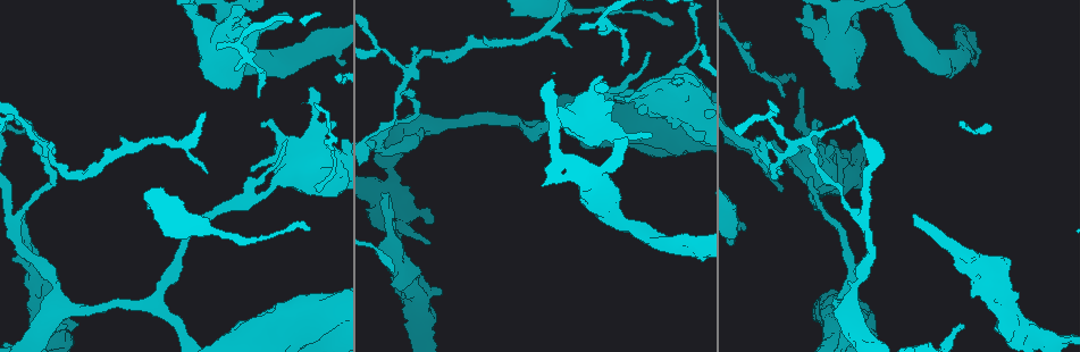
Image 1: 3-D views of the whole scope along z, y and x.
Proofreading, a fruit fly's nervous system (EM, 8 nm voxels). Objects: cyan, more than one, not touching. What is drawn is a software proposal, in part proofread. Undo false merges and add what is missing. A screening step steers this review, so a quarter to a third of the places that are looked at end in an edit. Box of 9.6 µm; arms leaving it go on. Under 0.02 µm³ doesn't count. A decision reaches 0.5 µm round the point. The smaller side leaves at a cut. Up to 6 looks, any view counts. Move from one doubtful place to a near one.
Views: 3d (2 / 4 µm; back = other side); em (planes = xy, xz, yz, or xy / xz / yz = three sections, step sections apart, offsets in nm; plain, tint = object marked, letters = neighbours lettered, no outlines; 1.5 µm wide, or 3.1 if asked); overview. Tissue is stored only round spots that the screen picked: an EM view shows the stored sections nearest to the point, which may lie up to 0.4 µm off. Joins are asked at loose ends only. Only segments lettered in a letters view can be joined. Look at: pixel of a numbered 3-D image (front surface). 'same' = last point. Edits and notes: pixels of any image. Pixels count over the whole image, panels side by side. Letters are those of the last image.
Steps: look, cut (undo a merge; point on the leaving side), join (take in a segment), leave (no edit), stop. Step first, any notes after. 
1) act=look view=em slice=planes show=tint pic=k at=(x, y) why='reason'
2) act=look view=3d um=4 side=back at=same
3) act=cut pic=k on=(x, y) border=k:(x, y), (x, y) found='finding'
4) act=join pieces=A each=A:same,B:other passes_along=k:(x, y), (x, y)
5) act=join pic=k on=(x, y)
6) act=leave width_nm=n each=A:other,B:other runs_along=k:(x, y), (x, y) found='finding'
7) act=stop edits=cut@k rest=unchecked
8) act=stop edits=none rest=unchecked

act=look view=em slice=planes show=tint pic=1 at=(744, 227) why='thin end'

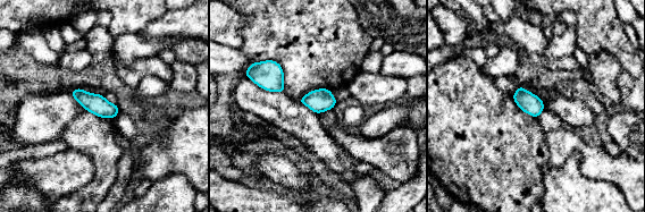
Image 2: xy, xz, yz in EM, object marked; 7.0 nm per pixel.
act=look view=em slice=planes show=letters at=same why='see the neighbours'

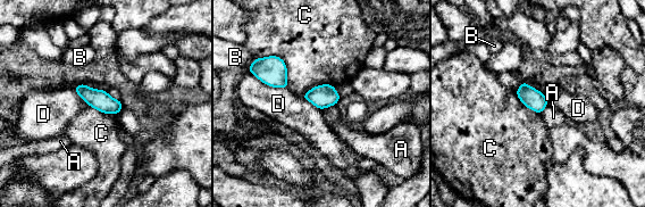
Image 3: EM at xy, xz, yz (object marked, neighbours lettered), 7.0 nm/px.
act=leave each=A:other,B:other,C:other,D:other found='no lettered segment goes on from it'

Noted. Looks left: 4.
act=look view=em slice=planes show=letters pic=1 at=(66, 325) why='branch stops here'

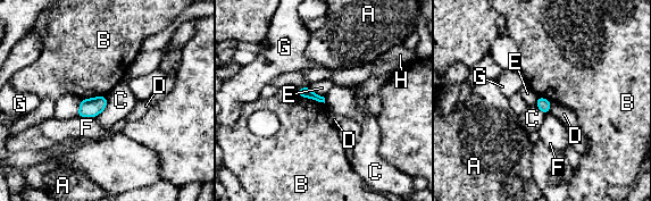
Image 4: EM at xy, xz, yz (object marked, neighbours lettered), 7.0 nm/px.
act=leave longest_contact=B:190nm each=A:other,B:other,C:other,D:other,E:other,F:other,G:other,H:other border=4:(106, 97), (107, 105), (96, 117) found='no lettered segment goes on from it'

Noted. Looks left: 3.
act=look view=em slice=xy step=8 show=tint pic=1 at=(388, 195) why='branch stops here'

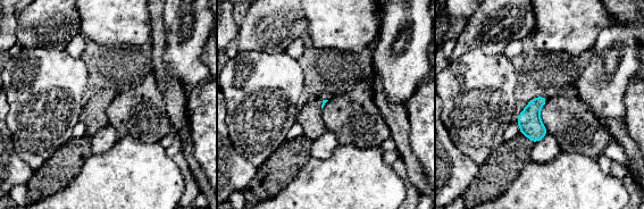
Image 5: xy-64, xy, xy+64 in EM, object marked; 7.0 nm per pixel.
act=look view=em slice=planes show=letters at=same why='another direction'

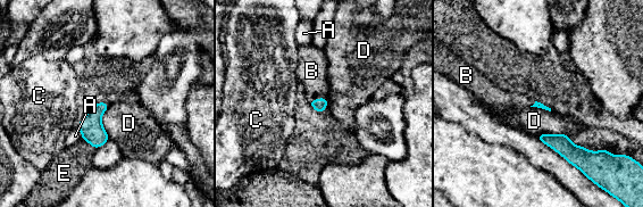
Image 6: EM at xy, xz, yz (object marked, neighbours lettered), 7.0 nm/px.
act=join pieces=B longest_contact=D:500nm each=A:other,B:same,C:other,D:other,E:other found='the neuron continues'

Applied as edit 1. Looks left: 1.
act=stop edits=join@6 rest=unchecked

